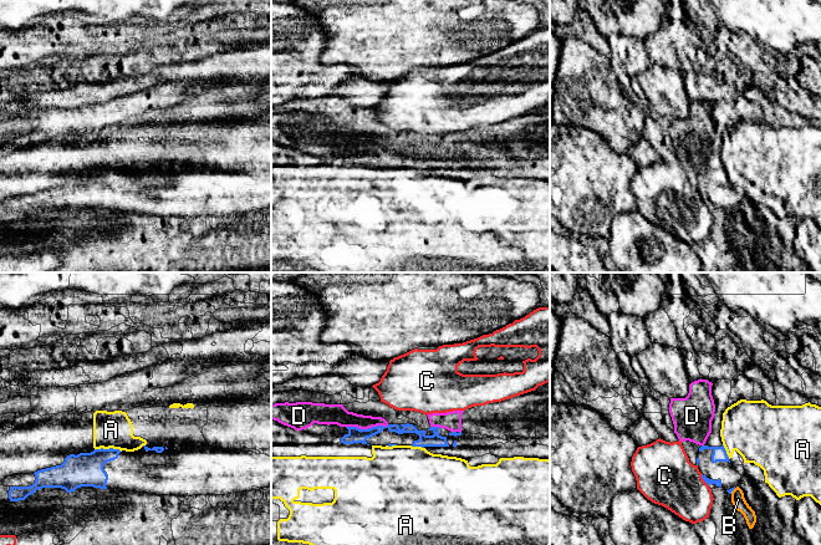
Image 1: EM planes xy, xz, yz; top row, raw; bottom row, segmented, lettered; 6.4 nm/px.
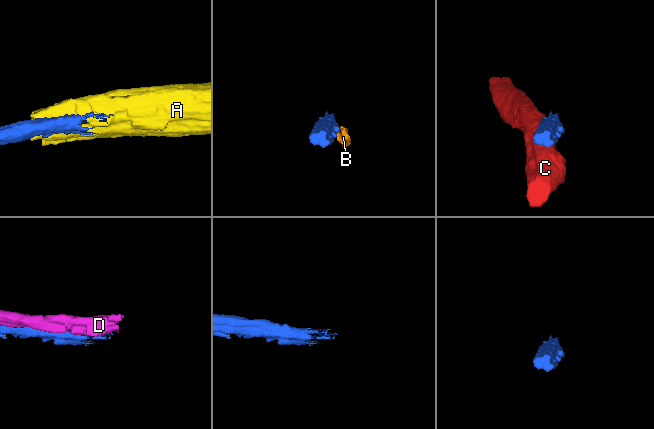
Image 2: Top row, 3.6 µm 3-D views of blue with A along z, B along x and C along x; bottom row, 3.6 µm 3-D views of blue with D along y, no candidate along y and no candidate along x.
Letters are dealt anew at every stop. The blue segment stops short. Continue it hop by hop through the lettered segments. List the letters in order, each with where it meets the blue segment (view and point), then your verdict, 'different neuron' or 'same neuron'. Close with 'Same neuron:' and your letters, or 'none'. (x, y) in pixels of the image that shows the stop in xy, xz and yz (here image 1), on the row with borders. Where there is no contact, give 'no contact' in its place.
A: contact xy (110, 448); different neuron
B: contact yz (733, 489); different neuron
C: contact yz (703, 479); different neuron
D: contact xz (368, 428); different neuron
Same neuron: none

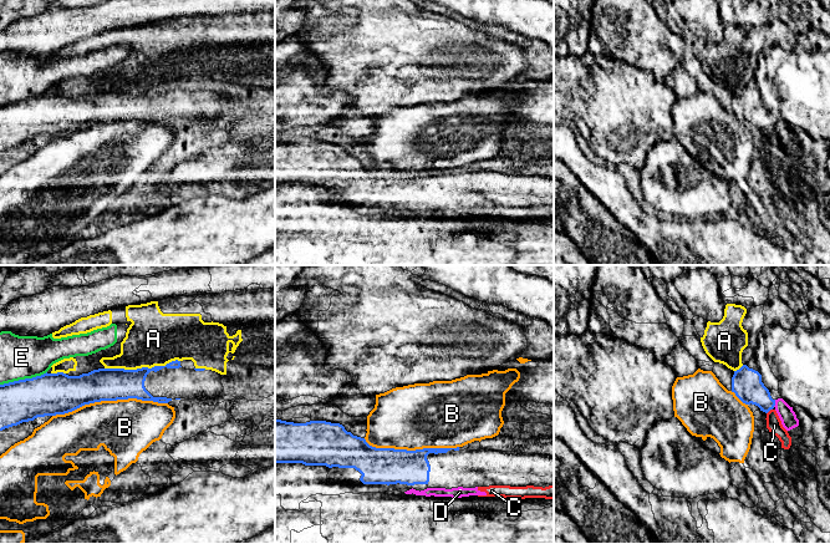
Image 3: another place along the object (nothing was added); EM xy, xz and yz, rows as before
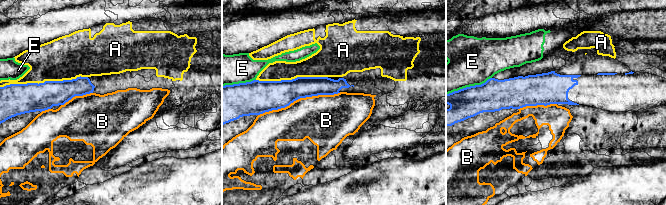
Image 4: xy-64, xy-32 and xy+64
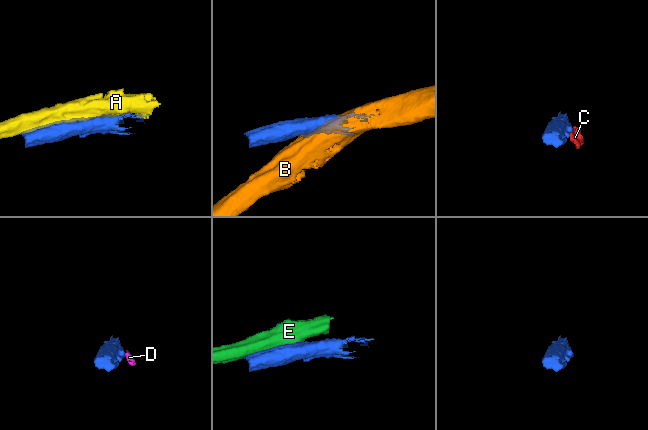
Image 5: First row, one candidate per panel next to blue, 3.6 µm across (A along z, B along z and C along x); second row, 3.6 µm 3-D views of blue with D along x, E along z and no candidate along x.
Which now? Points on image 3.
A: contact xy (142, 367); different neuron
B: contact xy (110, 400); different neuron
C: contact yz (769, 410); different neuron
D: contact yz (774, 403); same neuron
E: contact xy (23, 380); different neuron
Same neuron: D

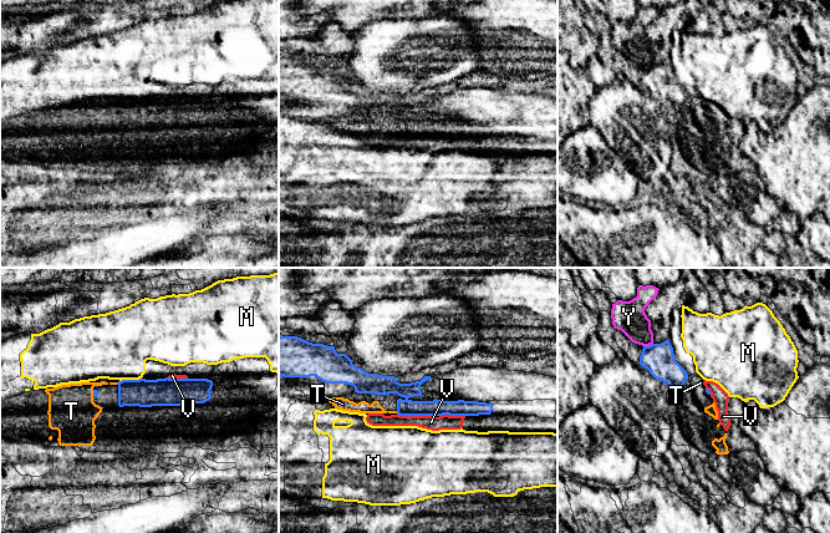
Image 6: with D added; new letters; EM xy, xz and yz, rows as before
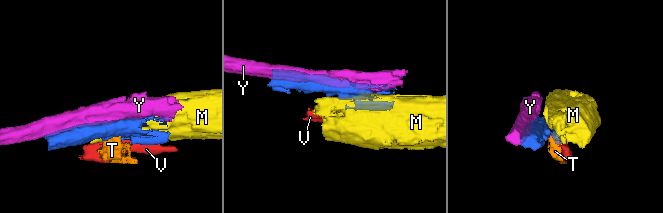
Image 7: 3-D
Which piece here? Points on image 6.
M: contact xy (130, 380); different neuron
T: contact xy (93, 392); different neuron
V: contact xz (416, 415); different neuron
Y: contact yz (647, 346); different neuron
Same neuron: none

